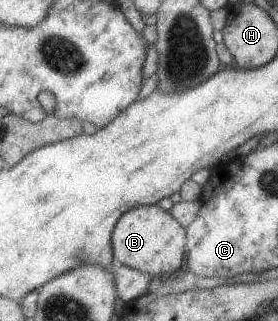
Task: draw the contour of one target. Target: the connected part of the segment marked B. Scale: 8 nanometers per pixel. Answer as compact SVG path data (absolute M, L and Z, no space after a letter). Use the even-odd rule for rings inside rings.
M157 204L139 206L125 212L114 226L111 237L116 264L149 273L153 277L175 274L185 260L186 228L173 218L170 211Z

